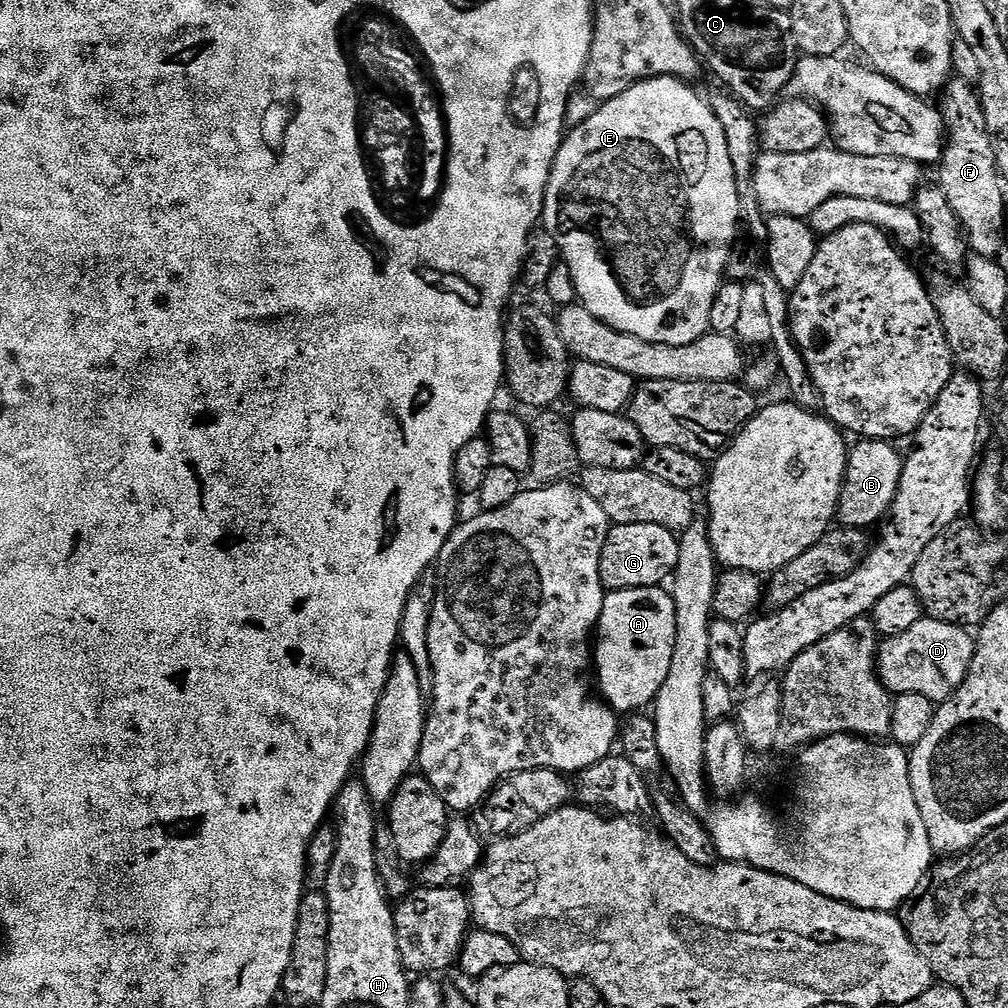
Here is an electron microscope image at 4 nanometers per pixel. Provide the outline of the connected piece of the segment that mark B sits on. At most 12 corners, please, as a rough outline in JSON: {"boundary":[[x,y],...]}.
{"boundary":[[857,439],[839,523],[879,525],[898,494],[905,457],[887,440]]}

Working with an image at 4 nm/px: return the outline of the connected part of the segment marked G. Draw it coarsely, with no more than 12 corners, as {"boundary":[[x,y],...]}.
{"boundary":[[612,524],[605,589],[655,588],[678,566],[677,533]]}

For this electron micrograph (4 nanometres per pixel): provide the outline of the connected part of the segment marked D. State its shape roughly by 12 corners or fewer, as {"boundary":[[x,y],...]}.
{"boundary":[[925,618],[876,654],[893,694],[947,700],[968,677],[973,633]]}

